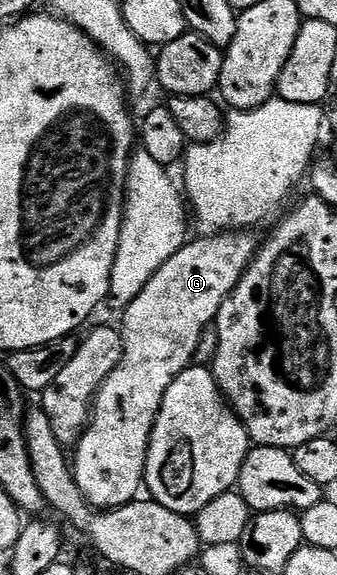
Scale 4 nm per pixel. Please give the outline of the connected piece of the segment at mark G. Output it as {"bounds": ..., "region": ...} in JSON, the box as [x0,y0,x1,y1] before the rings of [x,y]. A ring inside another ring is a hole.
{"bounds":[72,230,256,510],"region":[[[235,230],[227,234],[208,234],[202,240],[191,239],[182,245],[182,249],[176,254],[172,254],[172,258],[168,258],[168,262],[164,262],[164,266],[160,266],[160,270],[156,270],[154,277],[148,282],[148,286],[144,286],[144,290],[140,290],[140,294],[136,294],[134,301],[124,309],[121,313],[122,324],[120,323],[120,331],[122,334],[122,357],[116,366],[116,370],[112,370],[112,374],[108,374],[108,378],[100,386],[100,390],[94,396],[94,402],[90,410],[89,421],[78,438],[78,443],[73,449],[72,454],[72,471],[74,480],[78,483],[78,489],[81,490],[86,501],[98,510],[109,510],[111,508],[119,508],[125,504],[129,504],[131,500],[139,495],[140,489],[144,484],[146,474],[146,452],[150,448],[150,435],[154,429],[154,423],[158,417],[160,406],[164,402],[164,394],[168,390],[168,386],[172,386],[172,382],[186,368],[191,367],[194,355],[198,352],[198,347],[202,344],[202,335],[206,332],[206,327],[213,325],[218,318],[218,312],[222,308],[222,304],[232,294],[232,290],[240,282],[240,278],[246,272],[246,268],[250,265],[256,251],[256,240],[250,237],[251,233],[246,230]]]}

